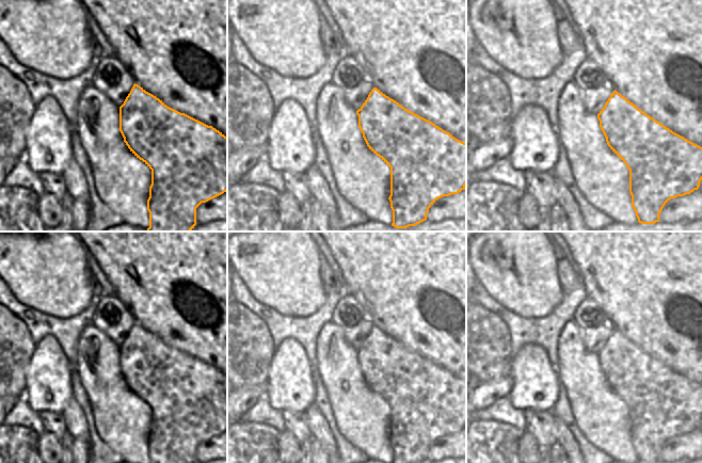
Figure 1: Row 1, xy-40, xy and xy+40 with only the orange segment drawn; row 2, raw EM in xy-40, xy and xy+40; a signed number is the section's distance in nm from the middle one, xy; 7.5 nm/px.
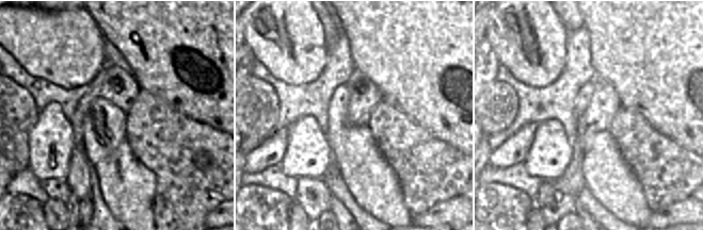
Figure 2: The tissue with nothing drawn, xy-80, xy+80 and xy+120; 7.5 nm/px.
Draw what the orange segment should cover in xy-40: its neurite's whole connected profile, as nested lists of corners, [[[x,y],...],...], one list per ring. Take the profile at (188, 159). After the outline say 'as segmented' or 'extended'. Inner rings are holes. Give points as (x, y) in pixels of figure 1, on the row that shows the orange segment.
[[[135,83],[119,107],[119,131],[130,151],[151,170],[147,232],[191,232],[196,225],[196,208],[227,191],[227,137],[212,126],[167,107]]]; as segmented

